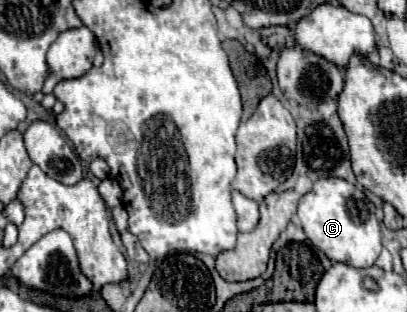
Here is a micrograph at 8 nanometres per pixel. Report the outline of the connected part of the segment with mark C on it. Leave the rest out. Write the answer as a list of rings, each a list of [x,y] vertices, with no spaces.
[[[330,176],[316,180],[312,190],[298,202],[298,218],[308,240],[334,262],[368,268],[376,262],[382,250],[380,222],[376,218],[374,204],[364,196],[364,192],[342,178]]]

